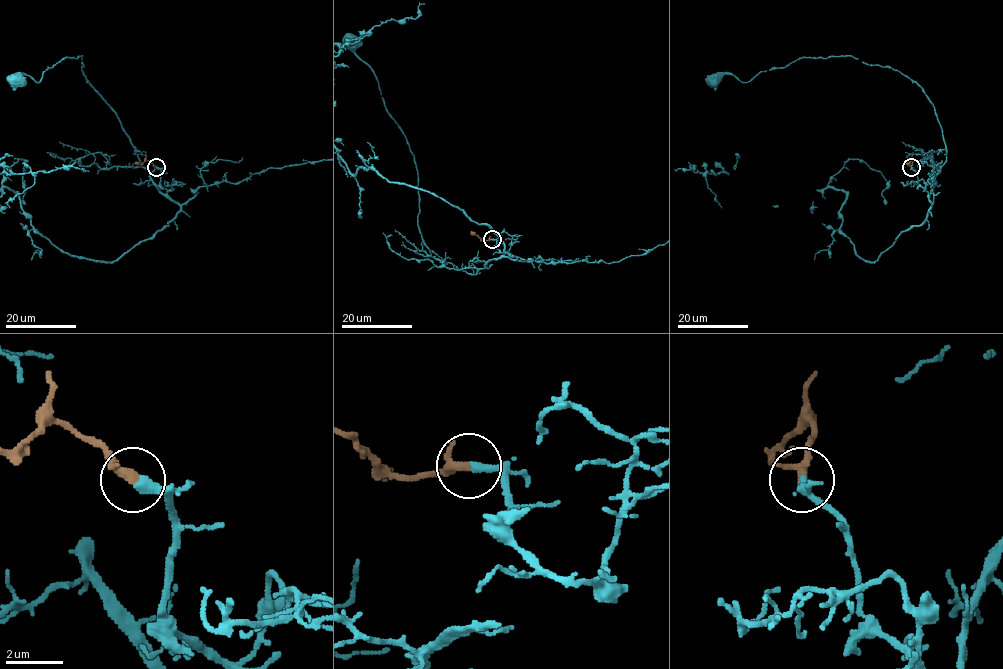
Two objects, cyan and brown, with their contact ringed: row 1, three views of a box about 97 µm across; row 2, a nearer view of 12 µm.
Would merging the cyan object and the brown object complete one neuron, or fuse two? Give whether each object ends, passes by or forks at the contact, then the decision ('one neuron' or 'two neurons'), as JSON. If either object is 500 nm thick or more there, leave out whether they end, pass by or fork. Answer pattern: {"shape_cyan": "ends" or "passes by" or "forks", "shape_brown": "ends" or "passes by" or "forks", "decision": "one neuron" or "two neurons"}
{"shape_cyan": "ends", "shape_brown": "passes by", "decision": "one neuron"}

